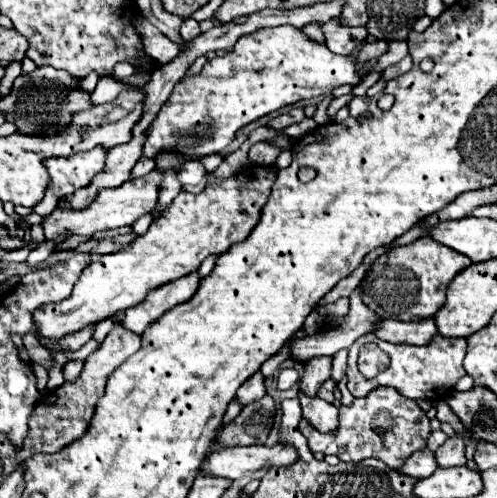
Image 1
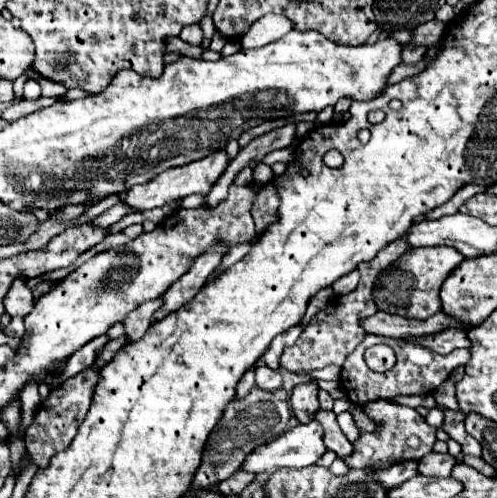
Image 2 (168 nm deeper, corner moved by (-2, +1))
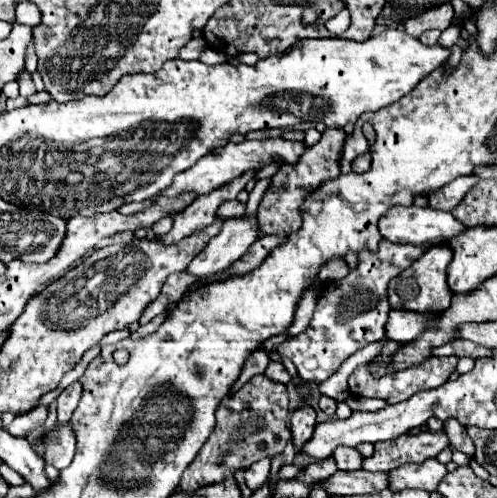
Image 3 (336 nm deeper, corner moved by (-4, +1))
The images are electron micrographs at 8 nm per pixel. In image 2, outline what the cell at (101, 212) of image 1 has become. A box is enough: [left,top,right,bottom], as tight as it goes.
[123,151,229,213]

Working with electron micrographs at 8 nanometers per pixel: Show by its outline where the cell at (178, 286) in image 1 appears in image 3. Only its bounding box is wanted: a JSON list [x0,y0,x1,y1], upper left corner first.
[187,215,261,277]

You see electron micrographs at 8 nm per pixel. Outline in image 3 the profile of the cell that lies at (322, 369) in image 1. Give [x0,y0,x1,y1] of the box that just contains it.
[291,407,317,453]

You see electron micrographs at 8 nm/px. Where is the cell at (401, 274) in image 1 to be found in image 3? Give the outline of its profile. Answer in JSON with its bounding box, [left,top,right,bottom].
[388,245,453,313]

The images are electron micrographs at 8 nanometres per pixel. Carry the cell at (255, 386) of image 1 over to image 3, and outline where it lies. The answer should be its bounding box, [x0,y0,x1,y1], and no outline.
[265,361,293,383]

